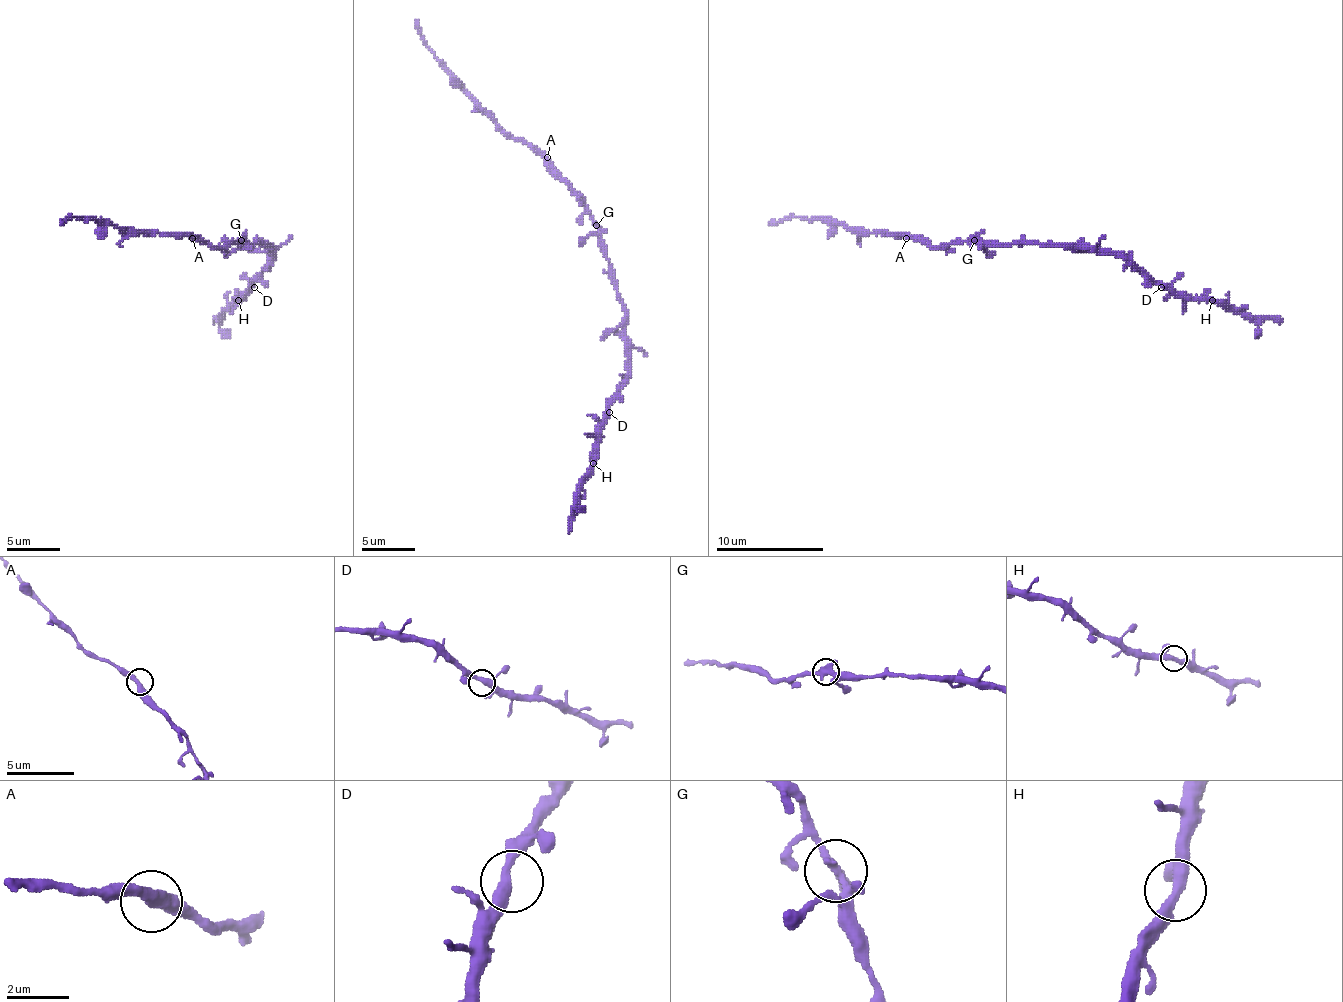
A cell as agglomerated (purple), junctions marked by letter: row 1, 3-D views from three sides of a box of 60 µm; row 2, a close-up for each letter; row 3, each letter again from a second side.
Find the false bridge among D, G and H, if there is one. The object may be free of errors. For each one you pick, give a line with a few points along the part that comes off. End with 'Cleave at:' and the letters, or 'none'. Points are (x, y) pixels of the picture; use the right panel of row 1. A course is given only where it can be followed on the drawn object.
Cleave at: none

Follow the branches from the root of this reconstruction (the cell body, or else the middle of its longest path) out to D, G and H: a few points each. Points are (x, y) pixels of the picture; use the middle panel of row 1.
D: (604, 256), (609, 262), (609, 278), (625, 313), (628, 348), (628, 380), (617, 391), (609, 412)
G: (604, 256), (601, 229), (596, 224)
H: (604, 256), (609, 262), (609, 278), (625, 313), (628, 380), (606, 407), (606, 423), (596, 444), (593, 463)

